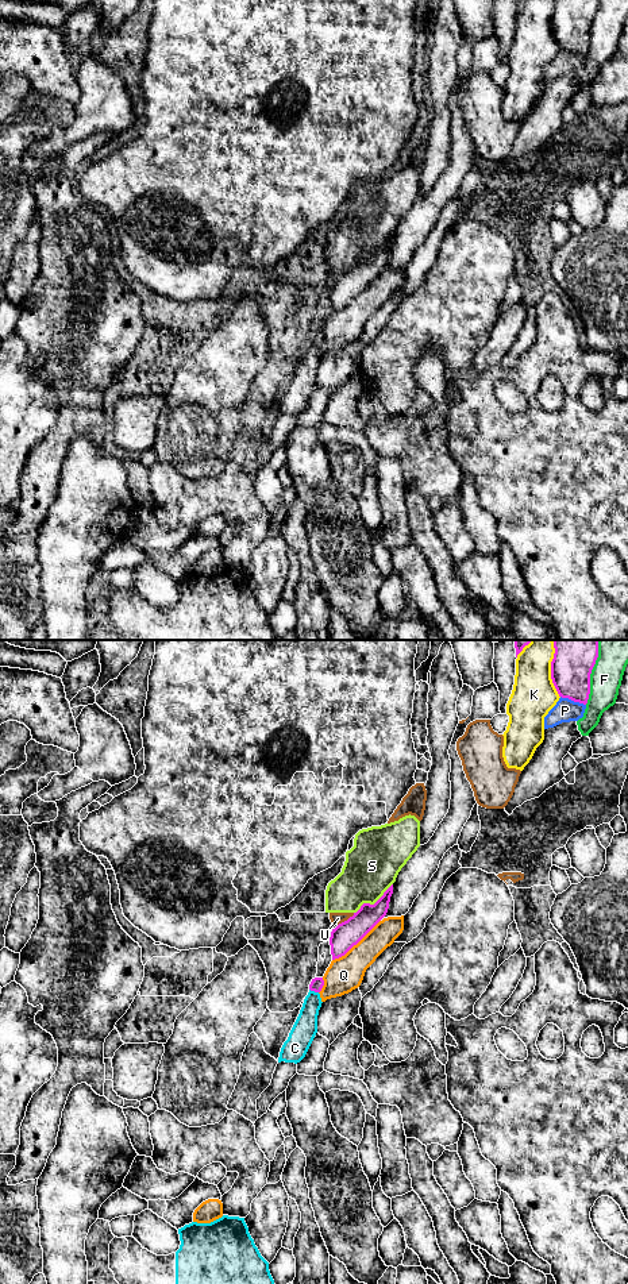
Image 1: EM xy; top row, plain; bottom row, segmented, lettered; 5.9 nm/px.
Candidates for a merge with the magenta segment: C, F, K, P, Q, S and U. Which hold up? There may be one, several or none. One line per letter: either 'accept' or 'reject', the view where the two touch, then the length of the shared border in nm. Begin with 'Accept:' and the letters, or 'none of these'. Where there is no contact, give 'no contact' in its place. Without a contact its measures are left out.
Accept: none of these
C: reject | xy | 60 nm
F: reject | xy | 340 nm
K: reject | xy | 300 nm
P: reject | xy | 160 nm
Q: reject | xy | 380 nm
S: reject | xy | 300 nm
U: reject | xy | 130 nm

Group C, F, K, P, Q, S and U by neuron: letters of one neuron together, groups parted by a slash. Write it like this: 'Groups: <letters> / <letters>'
Groups: C / F / K / P / Q / S / U

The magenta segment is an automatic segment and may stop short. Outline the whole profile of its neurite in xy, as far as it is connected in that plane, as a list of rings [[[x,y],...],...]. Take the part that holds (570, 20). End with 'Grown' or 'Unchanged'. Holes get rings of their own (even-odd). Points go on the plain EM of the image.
[[[555,0],[551,31],[562,50],[586,57],[598,0]]]. Unchanged

